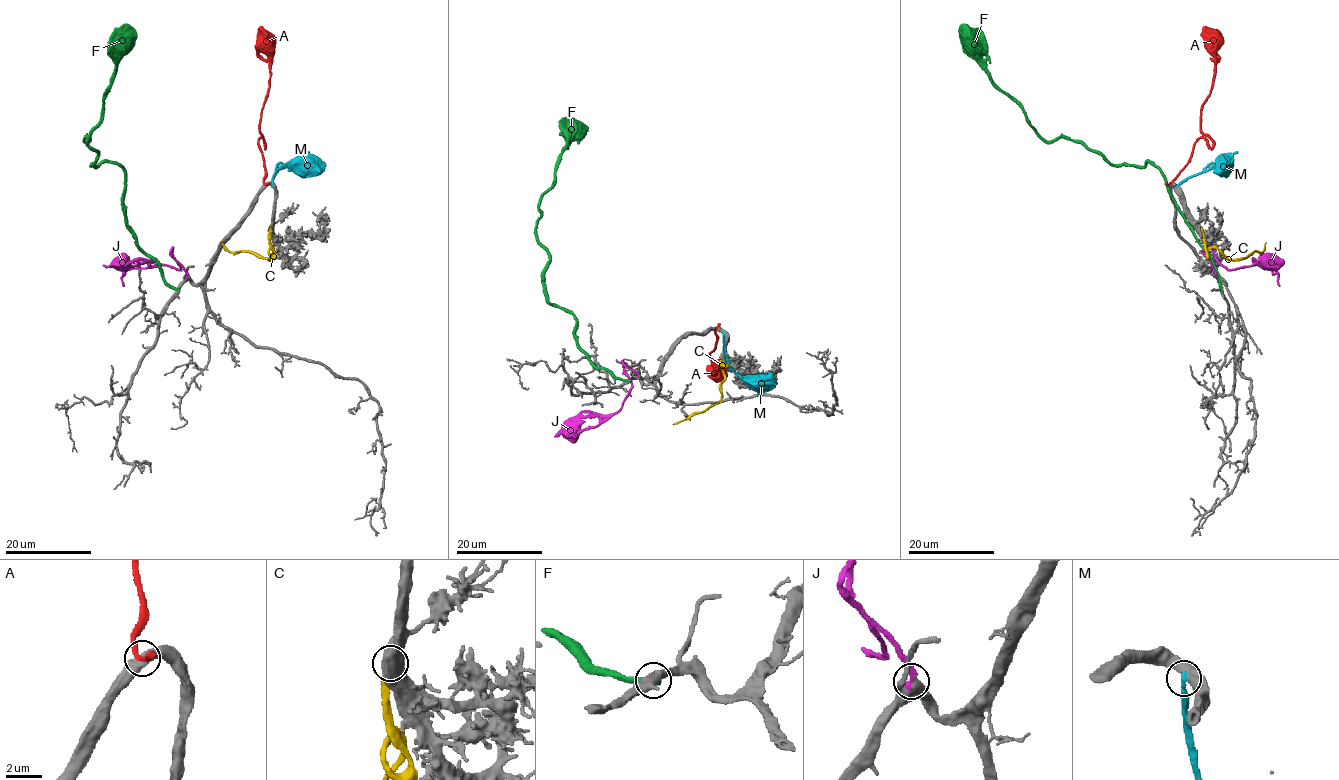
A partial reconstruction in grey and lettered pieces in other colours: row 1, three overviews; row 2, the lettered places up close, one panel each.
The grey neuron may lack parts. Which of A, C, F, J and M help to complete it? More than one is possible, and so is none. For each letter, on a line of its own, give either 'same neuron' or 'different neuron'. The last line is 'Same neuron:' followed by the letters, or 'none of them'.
A: different neuron
C: different neuron
F: different neuron
J: same neuron
M: different neuron
Same neuron: J

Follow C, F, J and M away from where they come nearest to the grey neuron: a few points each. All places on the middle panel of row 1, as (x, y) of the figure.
C: (721, 360), (726, 366), (720, 367), (724, 381), (721, 399), (673, 424)
F: (629, 379), (579, 348), (576, 319), (543, 282), (538, 200), (576, 120)
J: (638, 375), (621, 361), (631, 387), (623, 405), (594, 426), (559, 432), (555, 436)
M: (723, 333), (727, 359), (736, 373), (742, 376), (767, 376), (777, 384)

